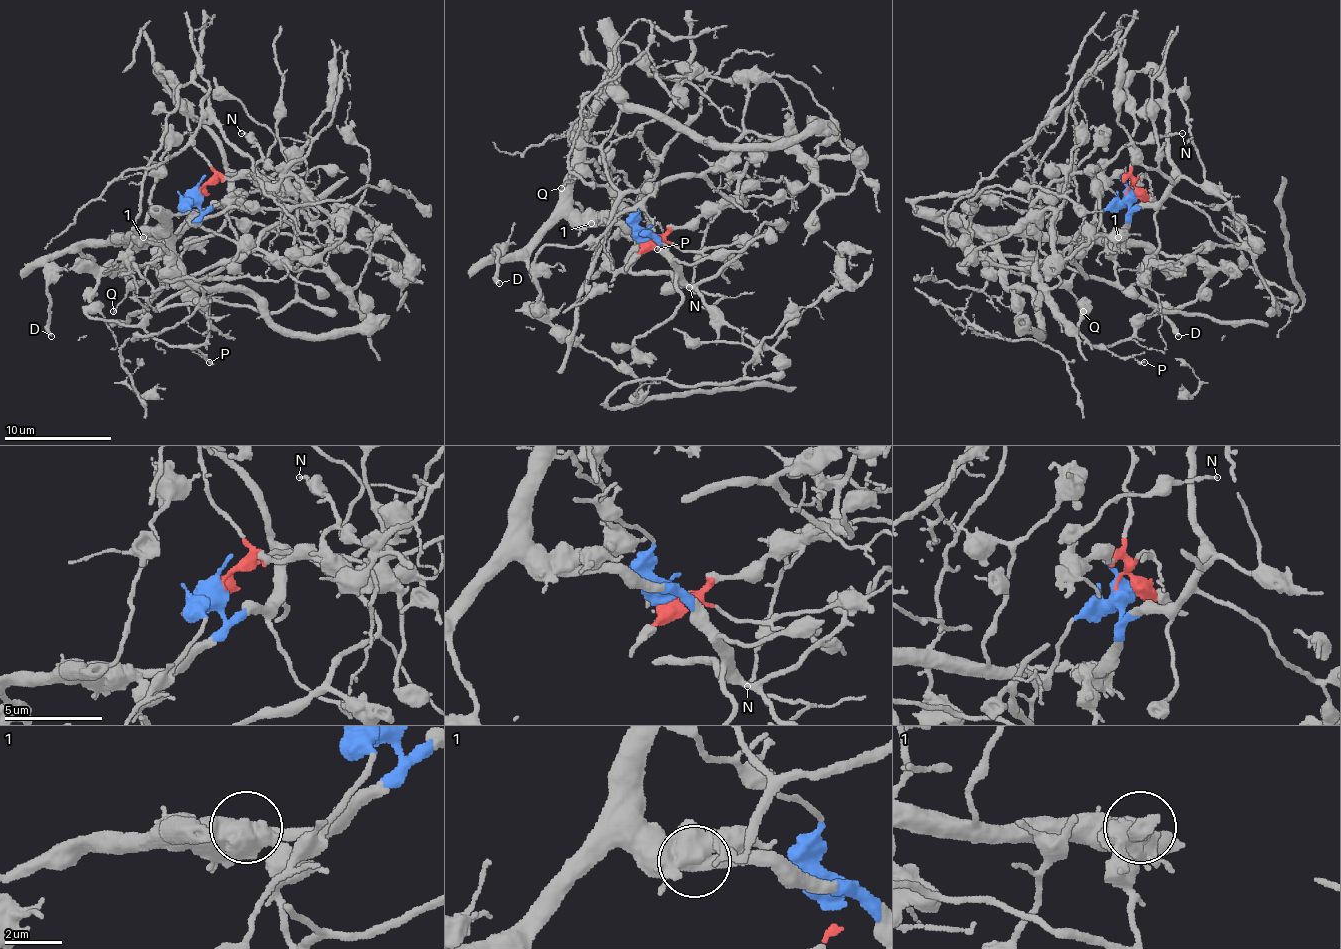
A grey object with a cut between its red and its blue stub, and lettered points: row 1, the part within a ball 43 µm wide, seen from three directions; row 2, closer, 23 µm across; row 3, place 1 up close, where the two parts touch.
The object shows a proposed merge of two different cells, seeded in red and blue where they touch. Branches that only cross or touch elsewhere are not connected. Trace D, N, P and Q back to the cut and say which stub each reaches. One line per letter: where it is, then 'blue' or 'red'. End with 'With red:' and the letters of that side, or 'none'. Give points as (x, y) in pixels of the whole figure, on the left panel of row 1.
D: (51, 336) | blue
N: (241, 133) | red
P: (209, 362) | blue
Q: (113, 311) | blue
With red: N

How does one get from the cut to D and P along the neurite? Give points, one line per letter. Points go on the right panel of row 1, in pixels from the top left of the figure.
D: (1126, 192), (1129, 224), (1113, 240), (1139, 243), (1150, 253), (1150, 261), (1142, 267), (1142, 296), (1177, 336)
P: (1126, 192), (1129, 224), (1113, 240), (1193, 261), (1206, 283), (1193, 301), (1139, 320), (1105, 347), (1145, 363)

